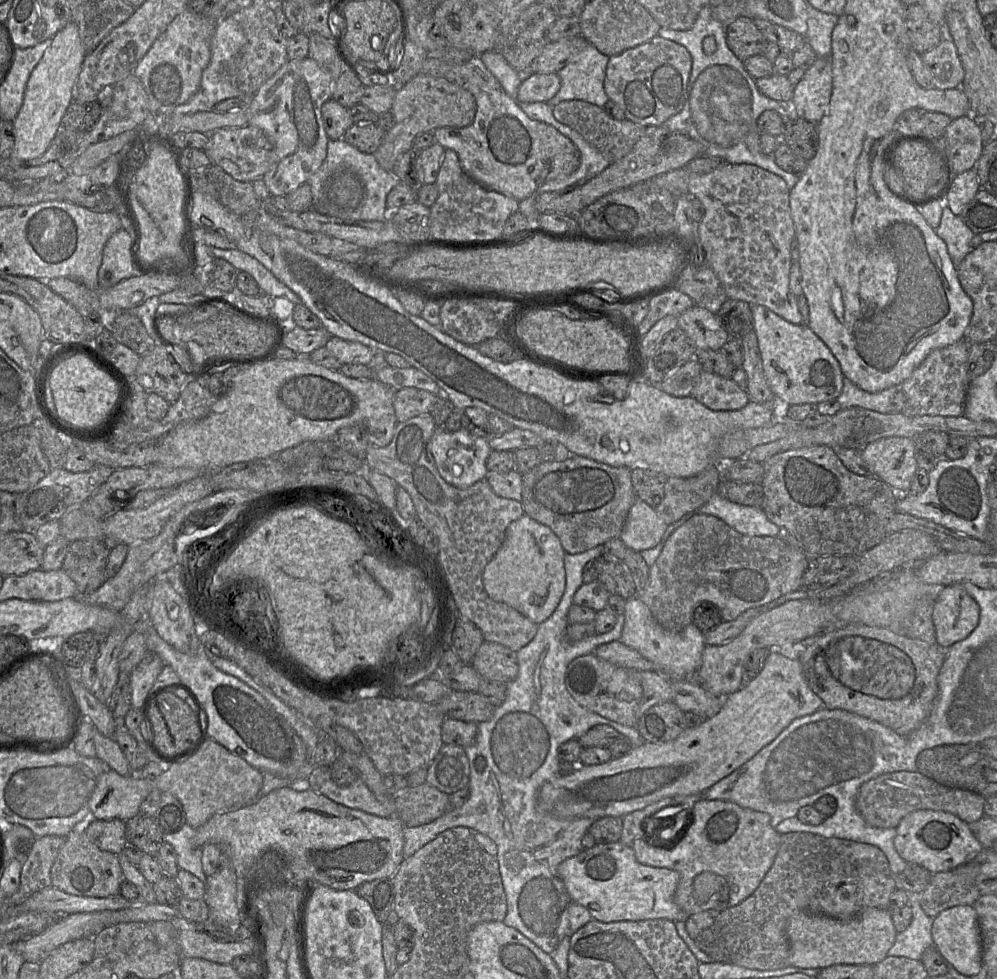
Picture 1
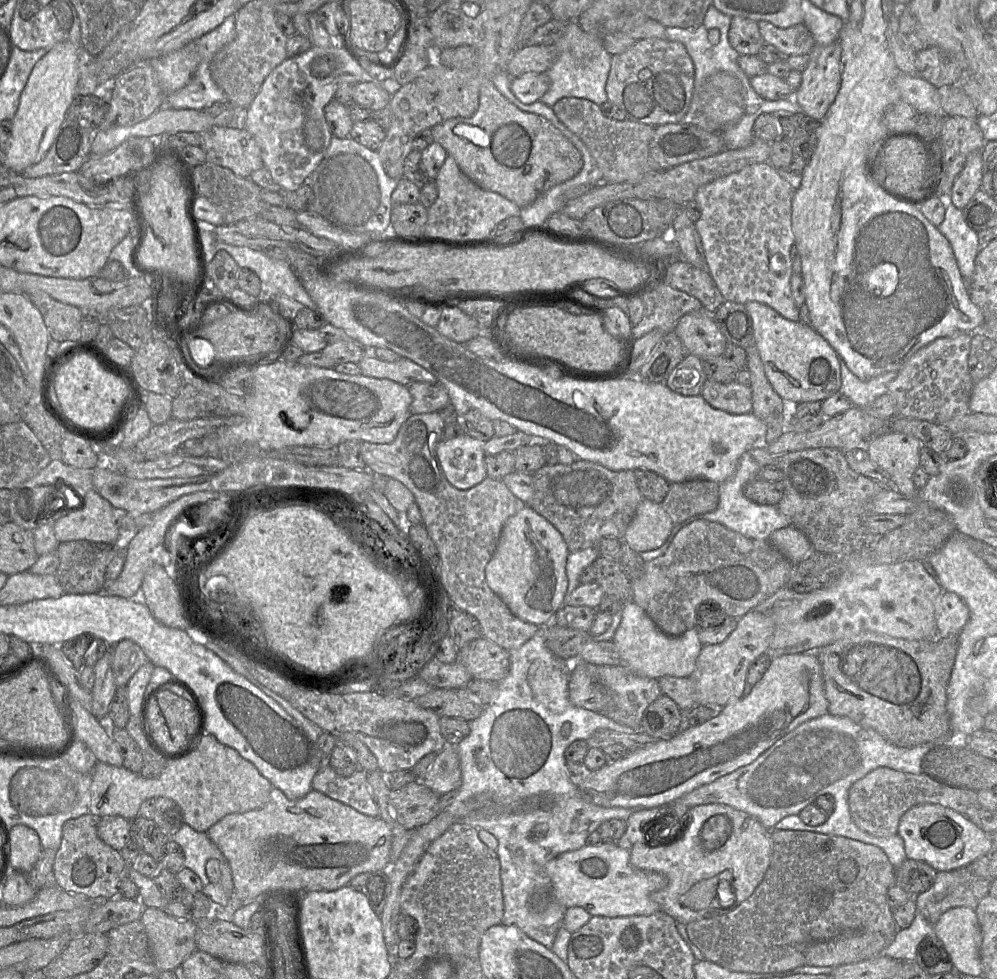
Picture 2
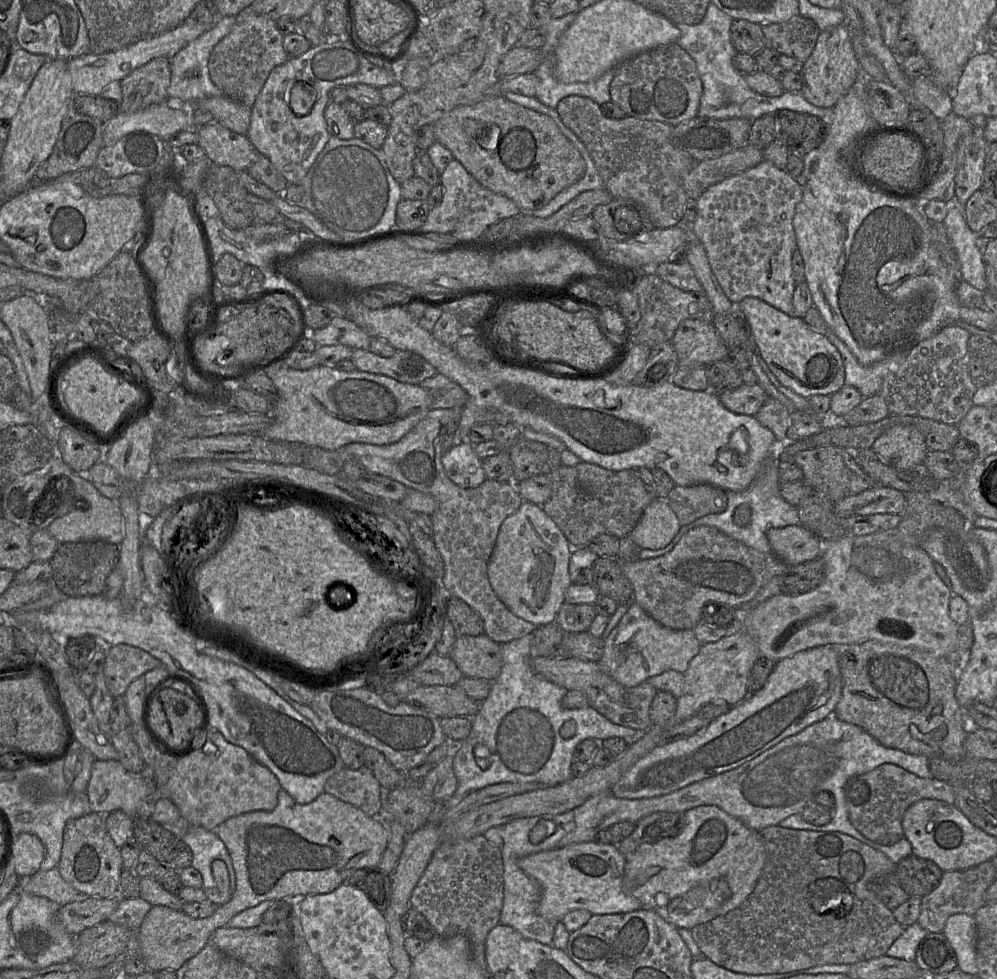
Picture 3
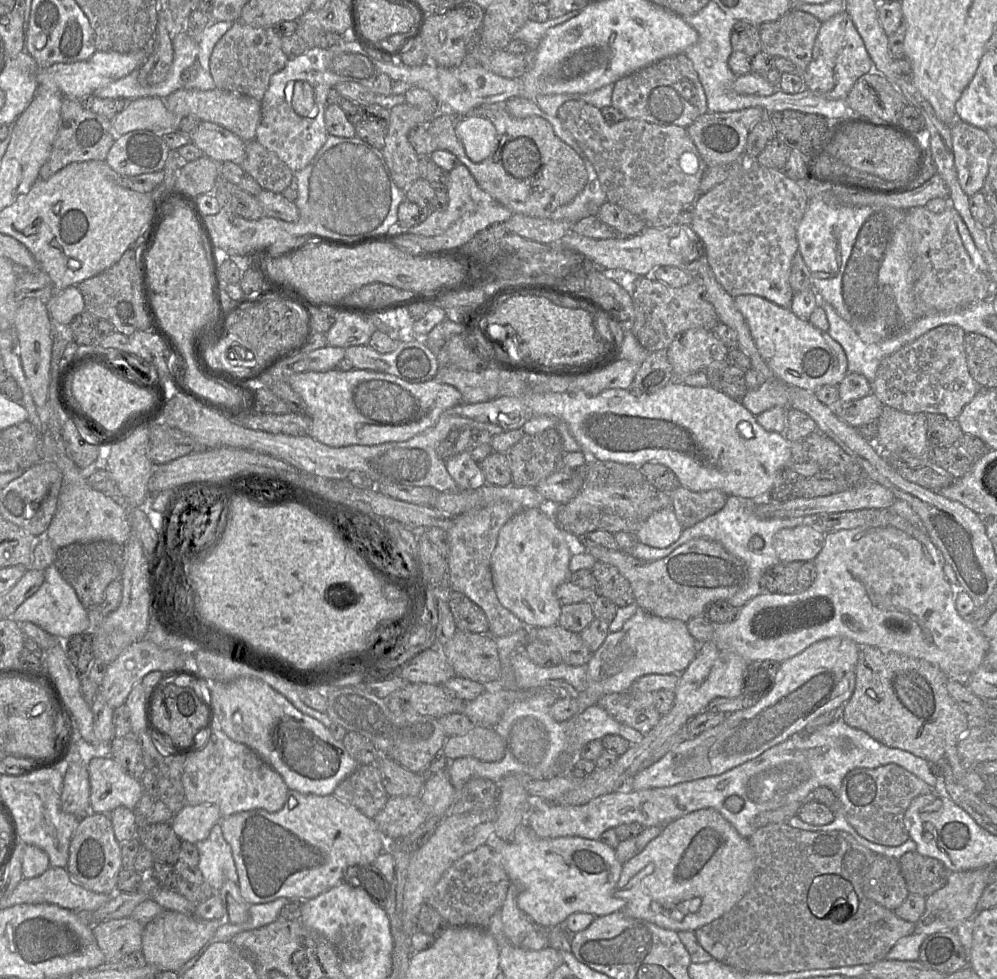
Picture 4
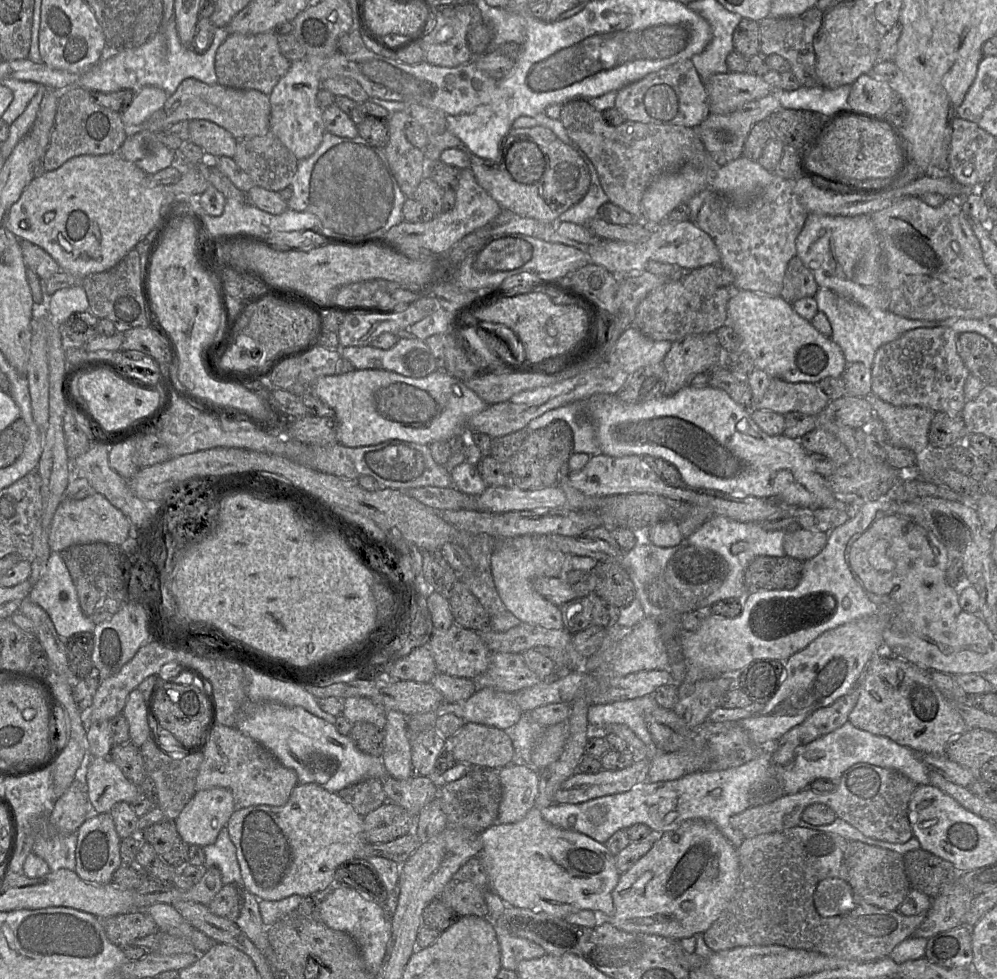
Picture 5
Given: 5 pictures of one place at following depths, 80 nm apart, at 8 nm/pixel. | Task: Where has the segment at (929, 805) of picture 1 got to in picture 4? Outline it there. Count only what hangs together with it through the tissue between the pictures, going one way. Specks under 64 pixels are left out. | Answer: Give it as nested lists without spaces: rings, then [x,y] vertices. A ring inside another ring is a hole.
[[[896,764],[856,768],[844,777],[838,804],[848,823],[862,837],[884,846],[900,846],[909,839],[904,816],[911,801],[934,791],[935,788]]]

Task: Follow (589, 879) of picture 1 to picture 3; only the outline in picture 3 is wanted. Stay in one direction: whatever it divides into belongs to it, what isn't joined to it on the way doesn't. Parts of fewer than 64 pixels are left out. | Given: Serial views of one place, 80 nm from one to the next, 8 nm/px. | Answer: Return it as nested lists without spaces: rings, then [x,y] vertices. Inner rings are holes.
[[[583,842],[542,851],[518,860],[520,869],[540,887],[538,914],[560,922],[573,910],[587,910],[592,915],[629,913],[642,909],[640,902],[622,887],[626,857],[613,843]]]

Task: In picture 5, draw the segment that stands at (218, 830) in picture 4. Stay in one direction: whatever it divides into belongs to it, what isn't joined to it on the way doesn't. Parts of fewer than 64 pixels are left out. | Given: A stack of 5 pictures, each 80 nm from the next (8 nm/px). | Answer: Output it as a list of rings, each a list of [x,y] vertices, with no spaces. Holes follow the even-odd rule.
[[[226,827],[220,831],[215,843],[203,847],[203,850],[205,853],[203,866],[205,868],[218,868],[224,885],[236,884],[242,887],[241,870],[237,860],[236,847]]]

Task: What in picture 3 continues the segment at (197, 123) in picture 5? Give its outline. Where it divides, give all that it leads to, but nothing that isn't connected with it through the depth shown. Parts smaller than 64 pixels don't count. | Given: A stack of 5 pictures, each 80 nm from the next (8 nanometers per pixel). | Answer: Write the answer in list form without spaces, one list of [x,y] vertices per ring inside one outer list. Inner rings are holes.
[[[215,121],[197,129],[197,144],[212,164],[229,166],[234,171],[247,171],[260,155],[247,135],[235,133]]]

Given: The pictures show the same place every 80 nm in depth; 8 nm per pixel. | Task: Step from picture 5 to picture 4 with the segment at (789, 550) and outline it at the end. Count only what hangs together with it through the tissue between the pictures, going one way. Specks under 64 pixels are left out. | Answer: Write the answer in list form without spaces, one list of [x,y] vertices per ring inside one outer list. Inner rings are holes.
[[[807,525],[783,528],[773,537],[780,562],[813,561],[823,548],[825,534]]]

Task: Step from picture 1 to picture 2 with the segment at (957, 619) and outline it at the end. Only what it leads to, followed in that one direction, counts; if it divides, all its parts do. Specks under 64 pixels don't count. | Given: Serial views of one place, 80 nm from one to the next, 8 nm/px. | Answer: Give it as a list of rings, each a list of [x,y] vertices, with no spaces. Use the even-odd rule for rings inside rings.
[[[944,591],[937,600],[936,622],[938,638],[958,636],[968,623],[970,612],[960,596]]]

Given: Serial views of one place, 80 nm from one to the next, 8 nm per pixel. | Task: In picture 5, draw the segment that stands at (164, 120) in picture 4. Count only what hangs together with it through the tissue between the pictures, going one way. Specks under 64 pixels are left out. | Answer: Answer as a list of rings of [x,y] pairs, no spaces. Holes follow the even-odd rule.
[[[146,86],[138,92],[128,108],[121,113],[121,119],[128,129],[139,128],[152,114],[160,110],[168,95],[155,86]]]

